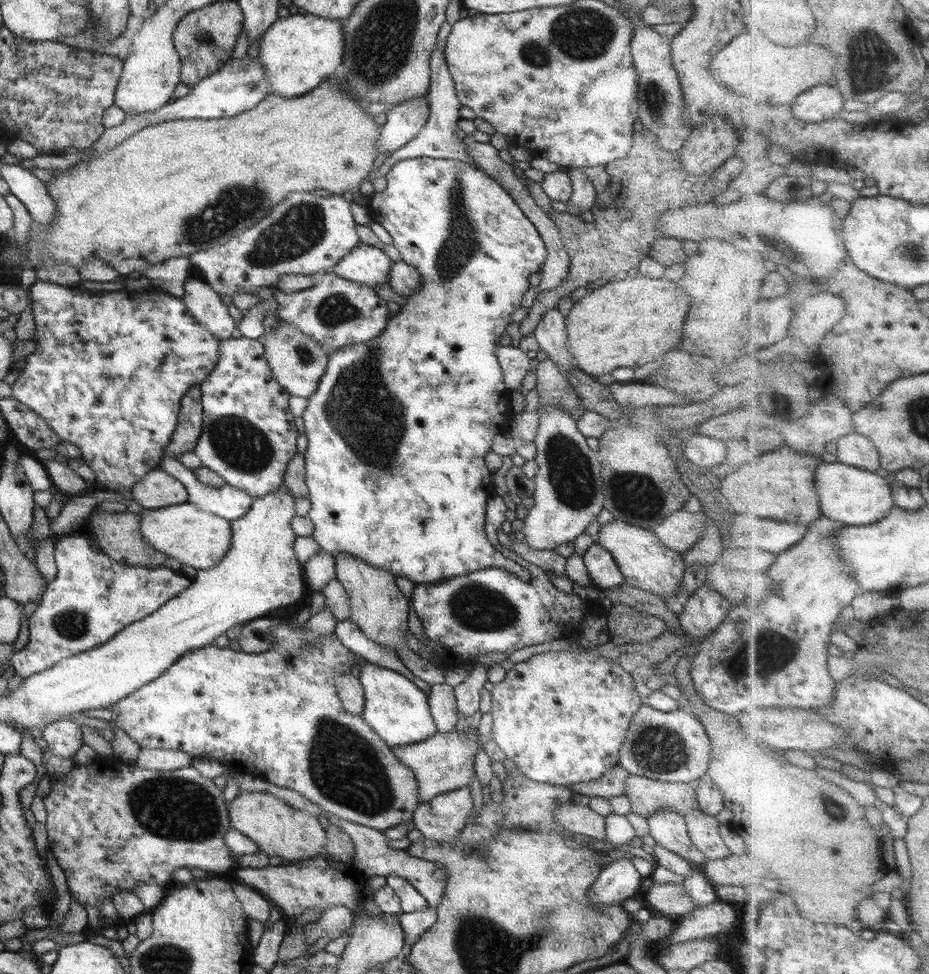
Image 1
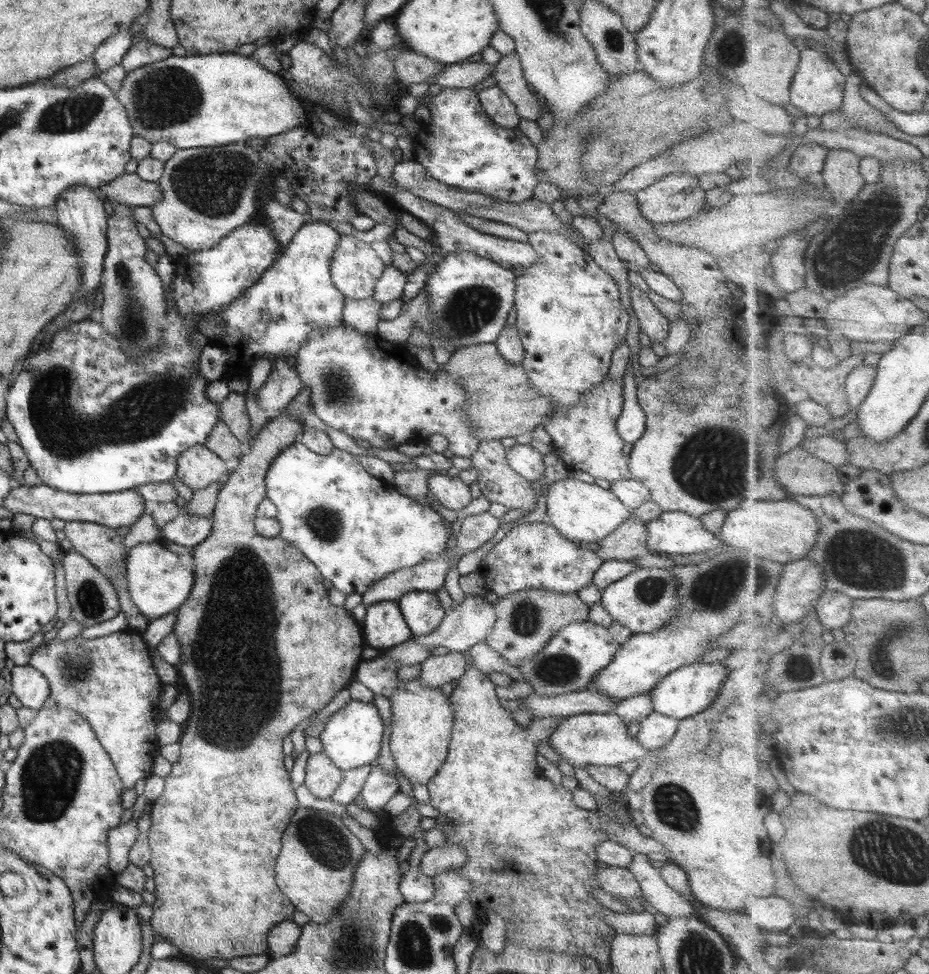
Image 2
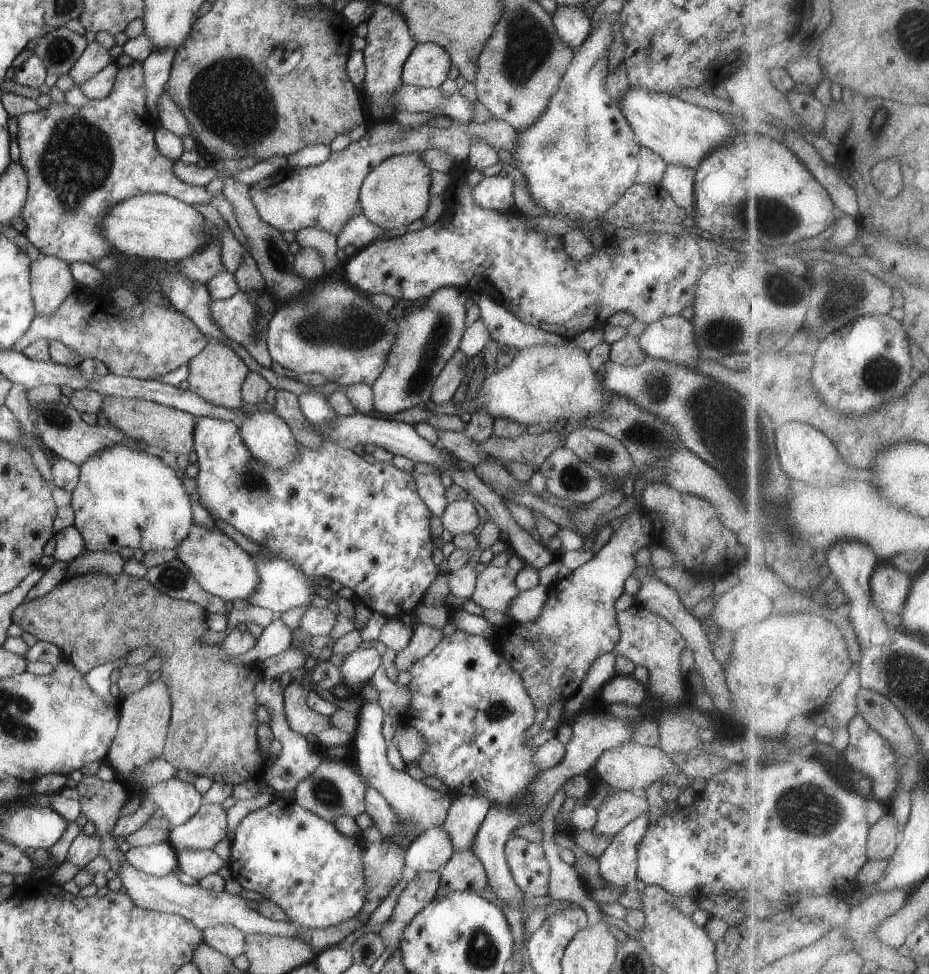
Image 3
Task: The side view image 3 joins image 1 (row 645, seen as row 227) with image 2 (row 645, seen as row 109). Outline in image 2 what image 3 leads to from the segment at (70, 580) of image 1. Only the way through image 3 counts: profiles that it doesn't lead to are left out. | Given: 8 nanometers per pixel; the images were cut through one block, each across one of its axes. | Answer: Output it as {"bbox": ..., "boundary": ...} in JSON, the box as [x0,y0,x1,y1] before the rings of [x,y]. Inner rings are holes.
{"bbox":[28,630,165,790],"boundary":[[[131,630],[118,631],[111,633],[110,635],[105,635],[96,638],[84,639],[84,638],[70,638],[66,641],[55,638],[49,644],[40,644],[30,656],[28,656],[28,665],[36,668],[44,677],[47,678],[50,688],[50,693],[56,705],[69,708],[72,712],[80,714],[89,724],[96,734],[98,741],[102,744],[102,747],[106,750],[108,757],[114,763],[114,766],[122,780],[122,790],[130,790],[136,786],[136,782],[140,780],[147,779],[152,775],[152,765],[153,758],[158,755],[159,743],[156,737],[156,726],[158,724],[158,718],[161,715],[161,710],[159,707],[158,696],[163,690],[165,684],[160,680],[160,677],[157,676],[154,666],[152,664],[152,656],[150,656],[150,651],[148,650],[149,646],[144,642],[142,634],[134,633]]]}

